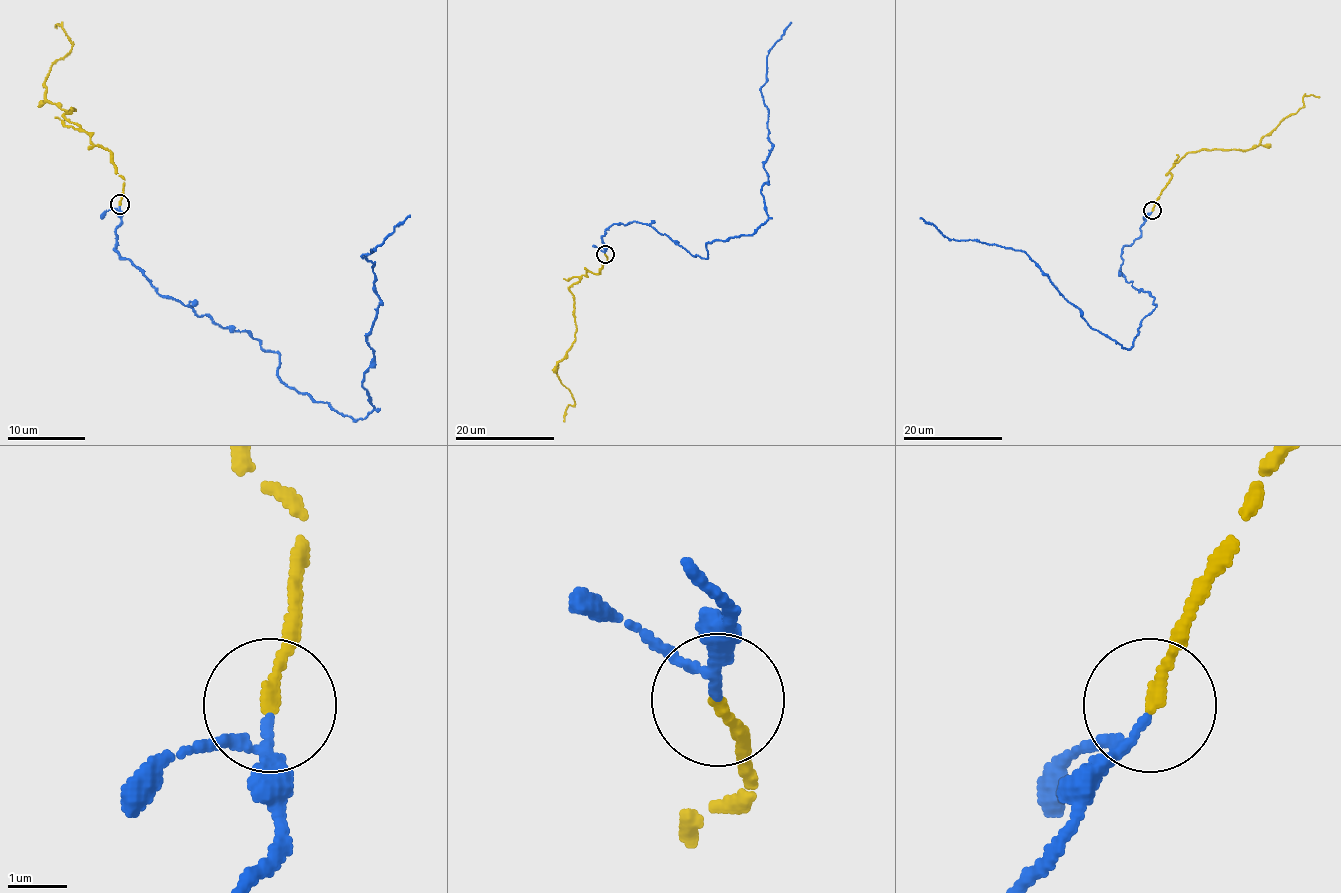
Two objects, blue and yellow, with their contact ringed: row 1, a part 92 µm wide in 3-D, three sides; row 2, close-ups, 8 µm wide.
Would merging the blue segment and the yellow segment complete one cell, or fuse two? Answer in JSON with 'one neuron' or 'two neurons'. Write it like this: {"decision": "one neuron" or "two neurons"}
{"decision": "one neuron"}

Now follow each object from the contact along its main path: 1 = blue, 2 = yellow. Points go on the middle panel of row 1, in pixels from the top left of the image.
1: (605, 254), (601, 236), (619, 222), (649, 224), (705, 259), (714, 240), (767, 219), (761, 88), (791, 22)
2: (605, 254), (599, 272), (588, 271), (569, 288), (575, 341), (557, 376), (574, 401), (564, 422)

